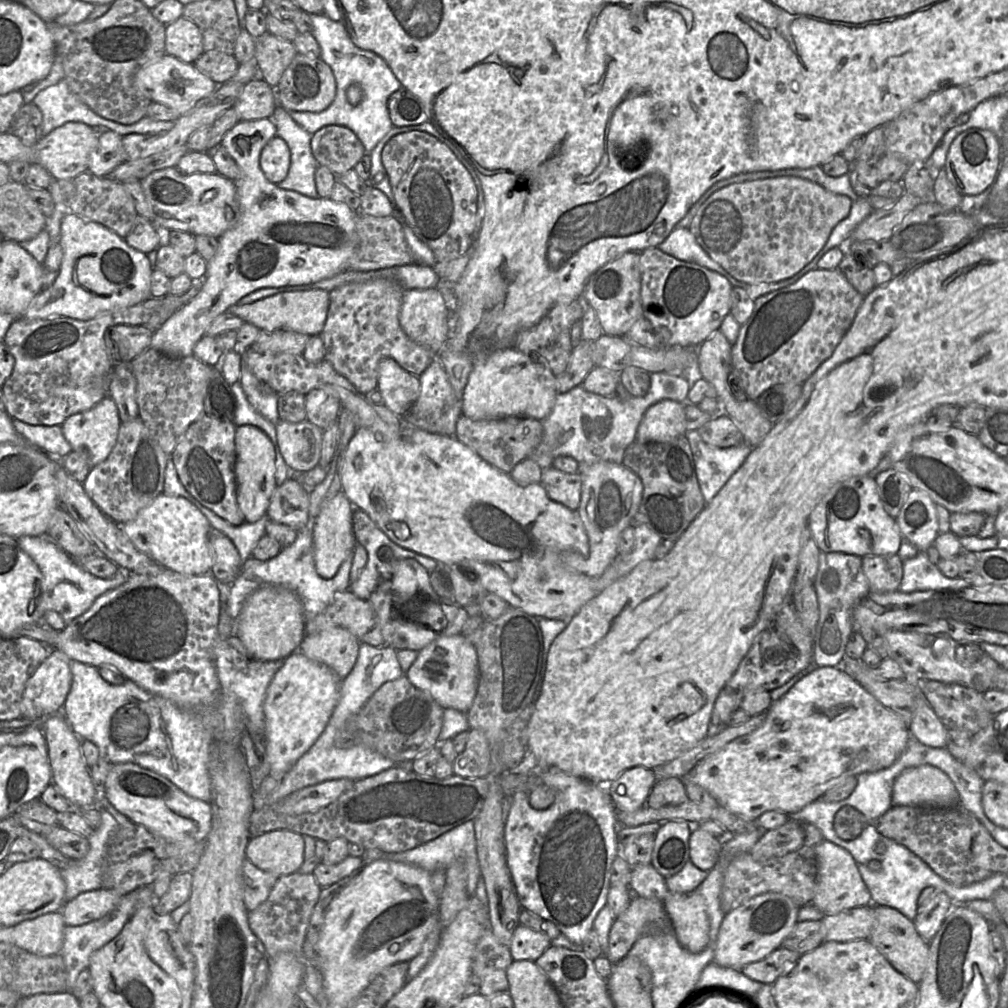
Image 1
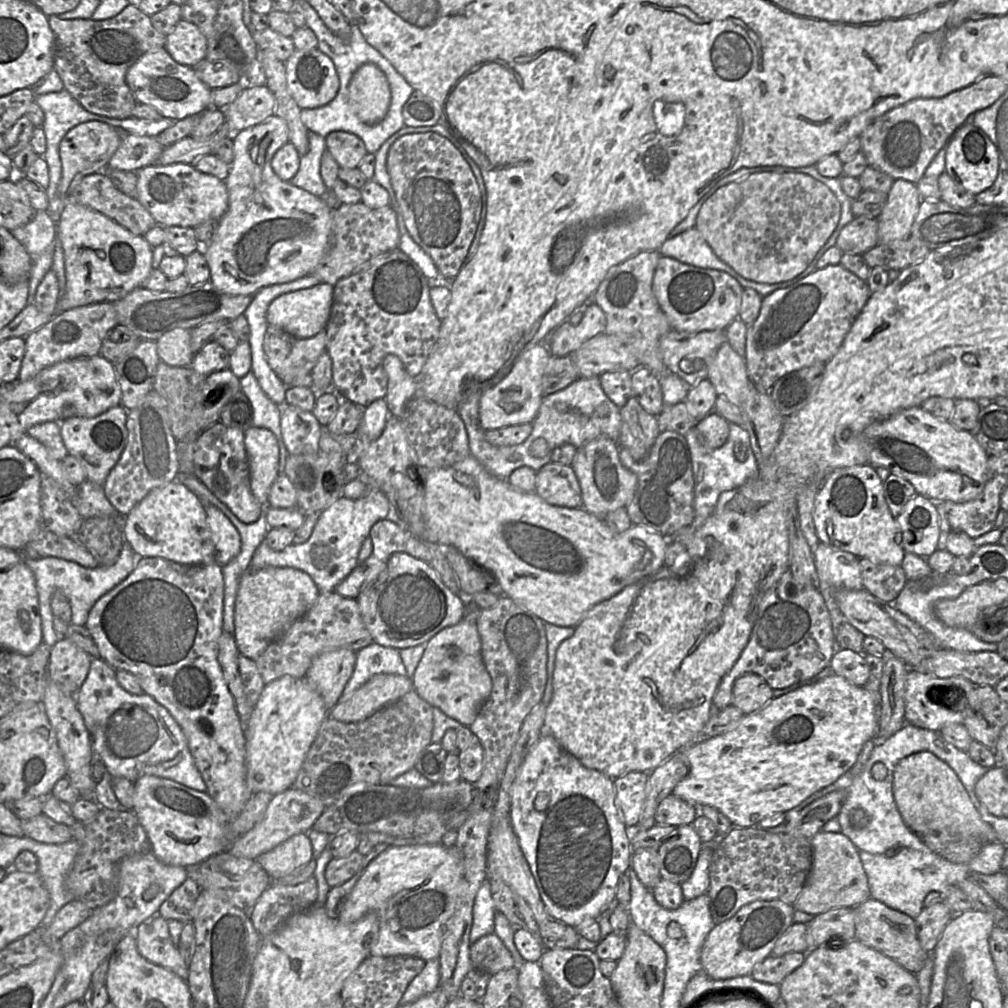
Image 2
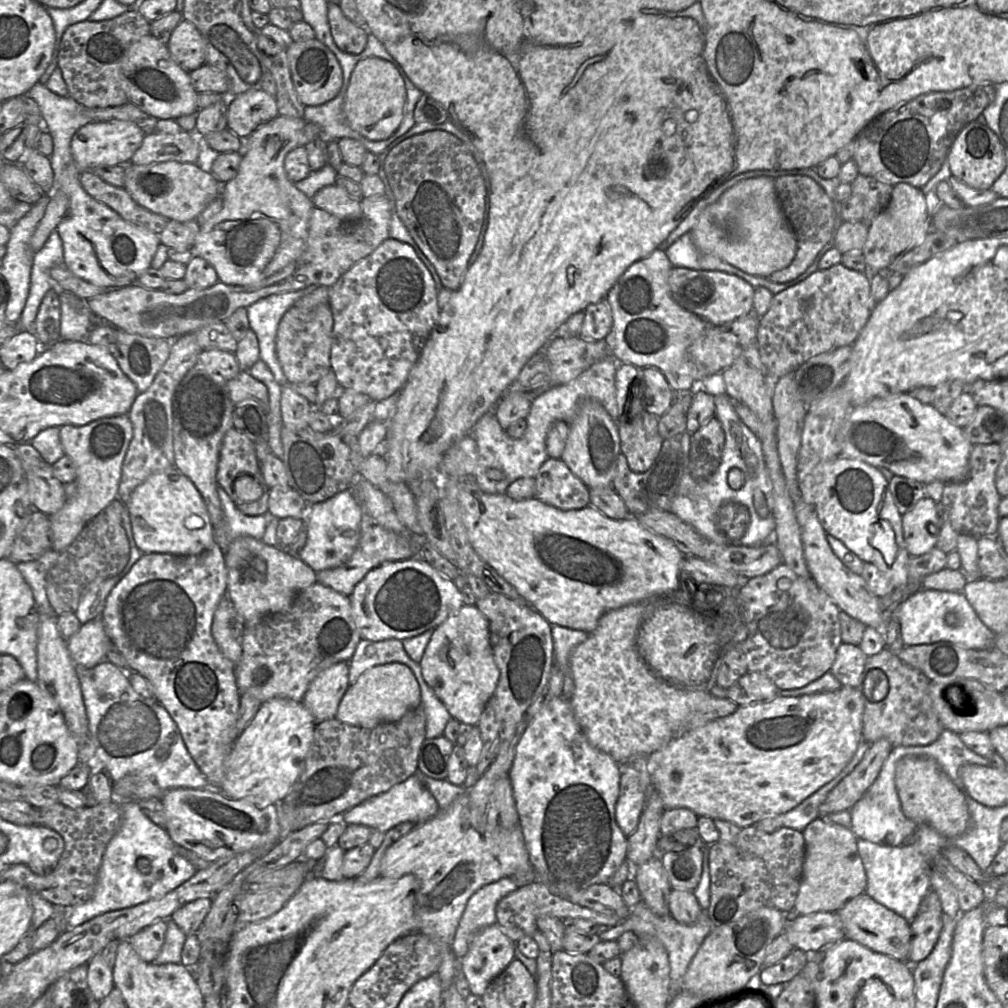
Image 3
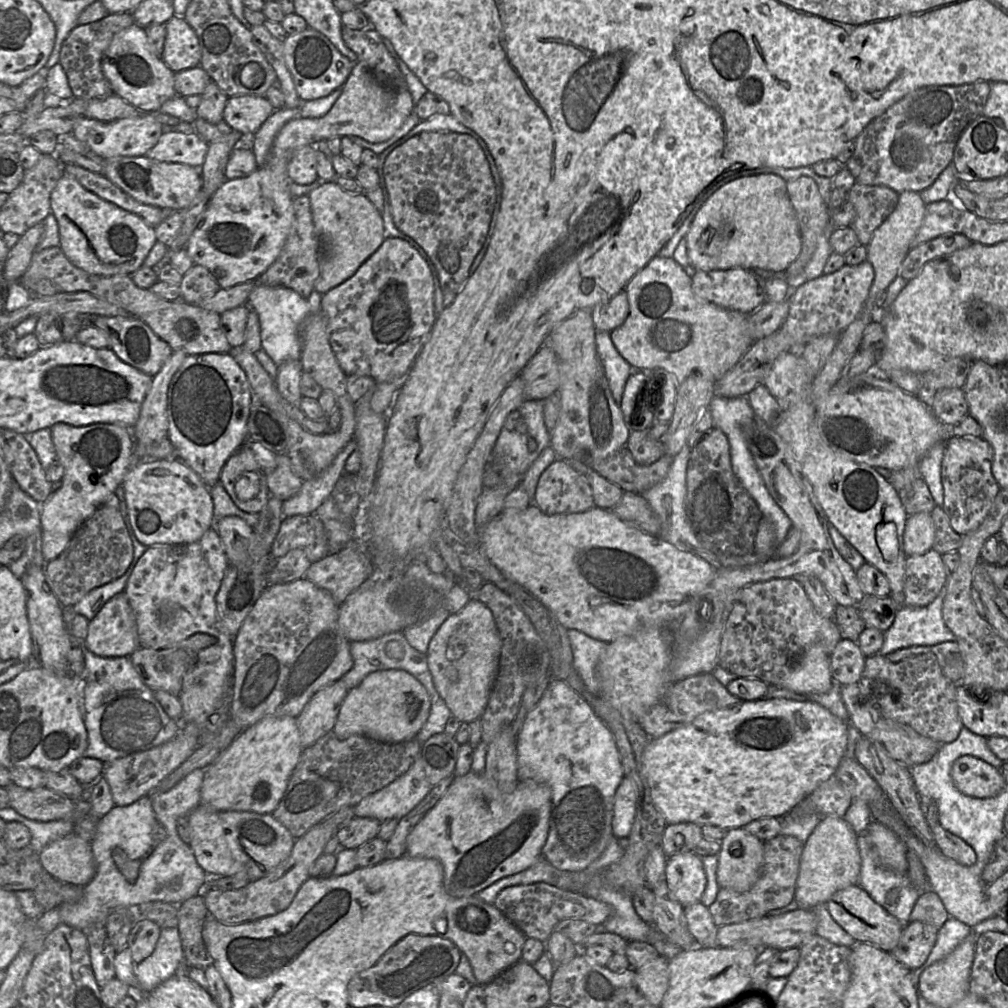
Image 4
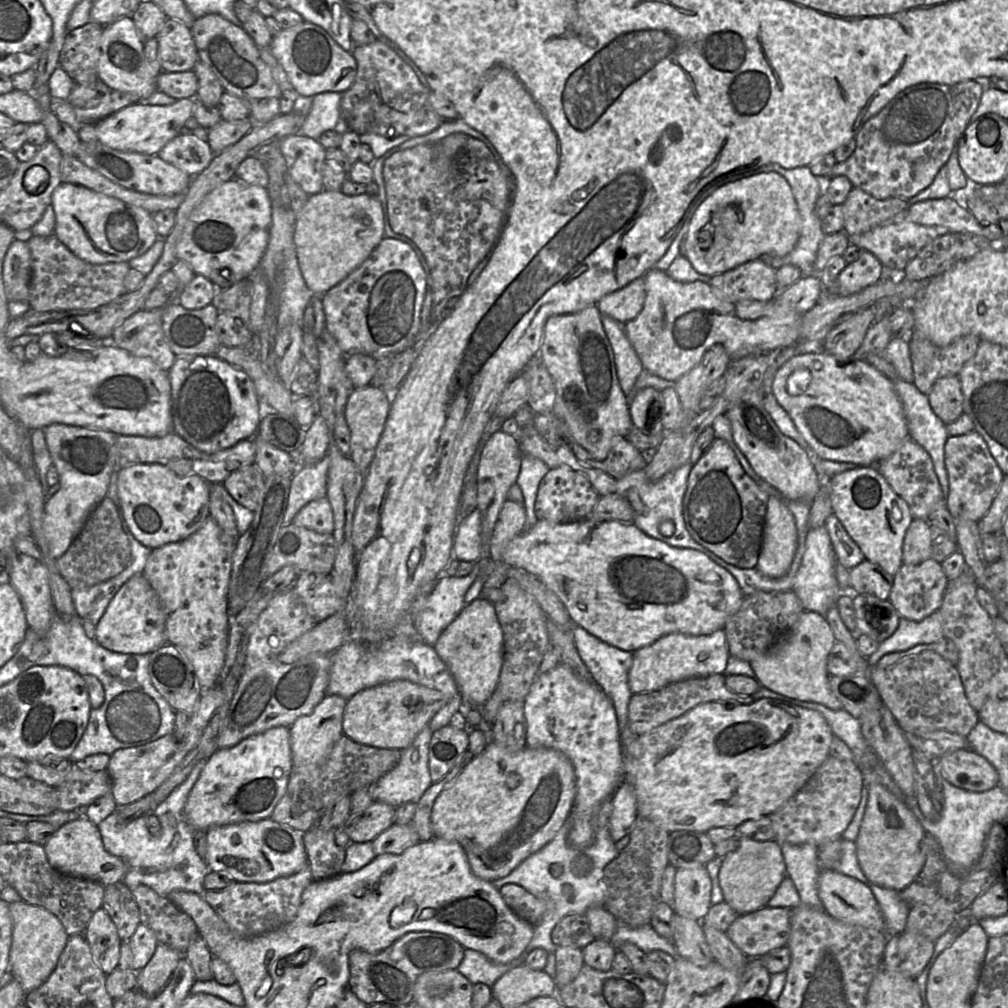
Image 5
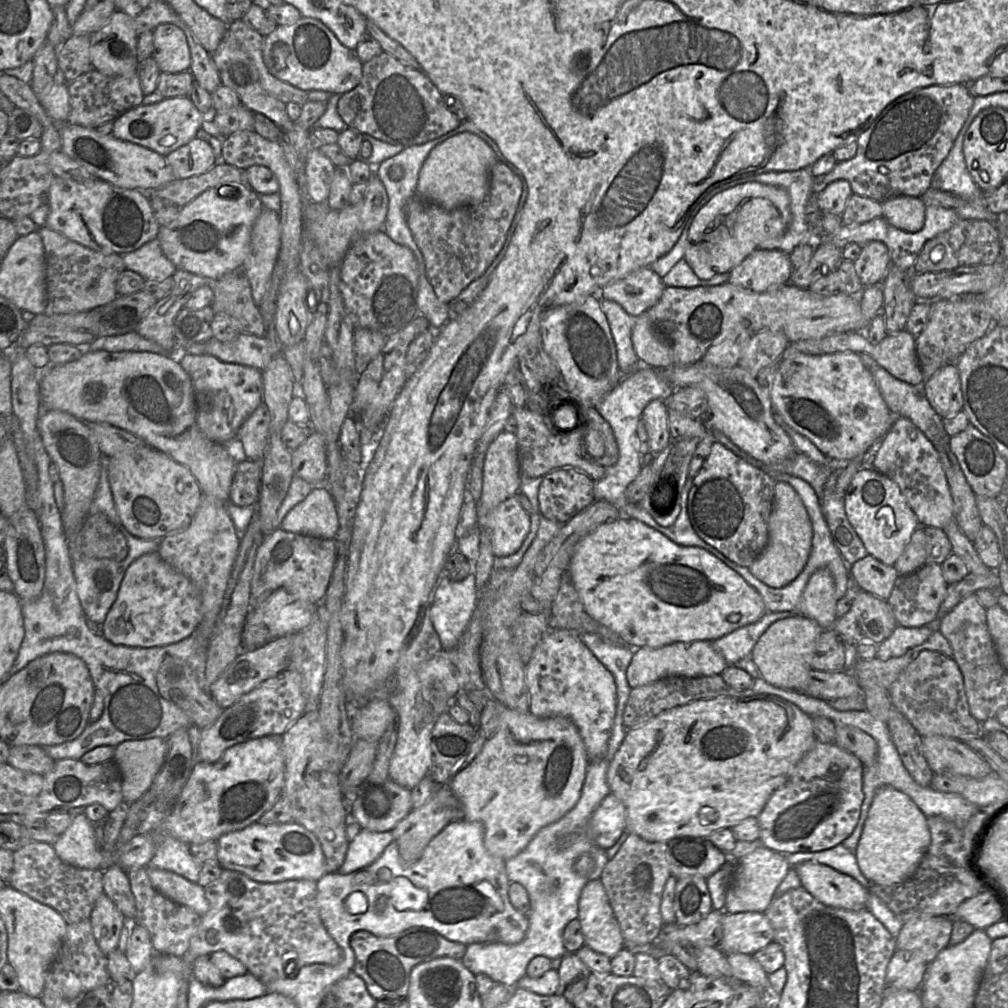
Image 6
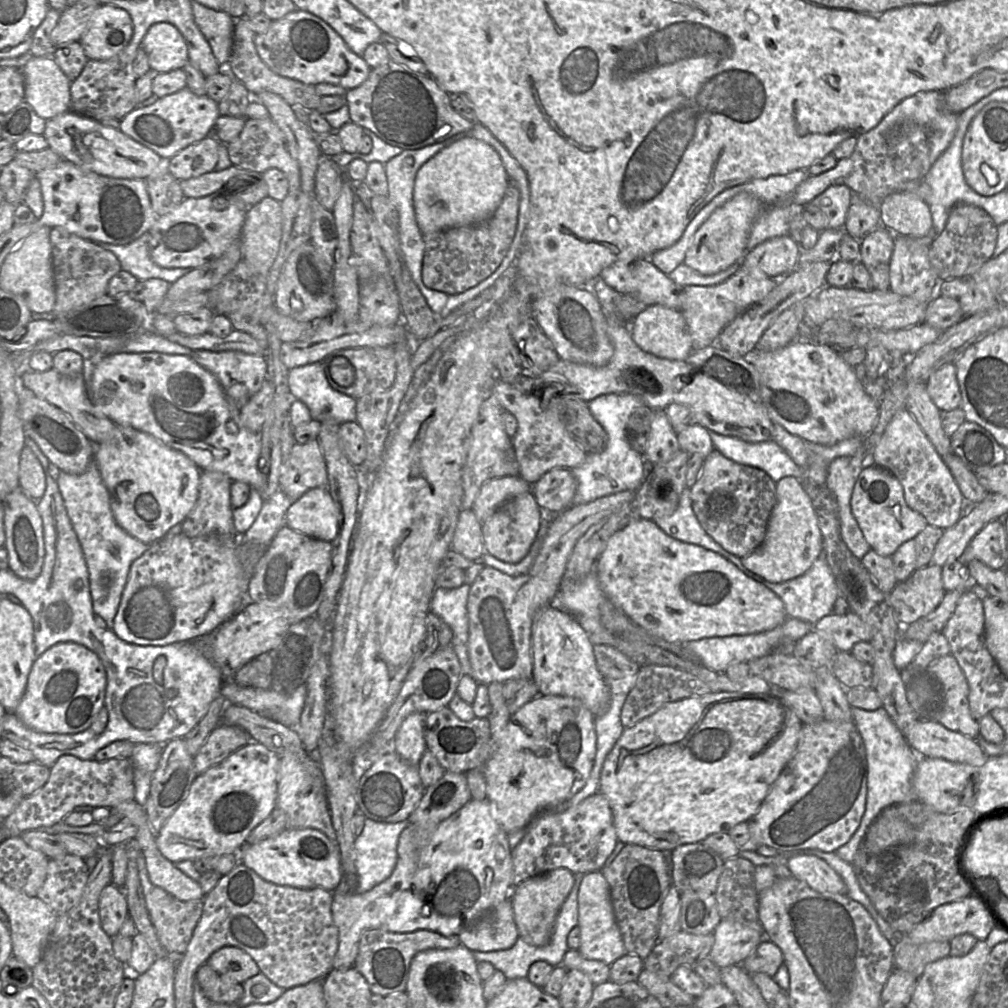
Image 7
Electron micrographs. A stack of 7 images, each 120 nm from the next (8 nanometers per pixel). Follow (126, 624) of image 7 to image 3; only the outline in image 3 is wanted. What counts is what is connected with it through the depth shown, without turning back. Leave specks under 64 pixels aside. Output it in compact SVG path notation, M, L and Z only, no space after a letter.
M101 616L82 624L79 630L67 639L67 647L75 665L82 665L92 668L99 662L106 659L110 638L106 632L105 625Z

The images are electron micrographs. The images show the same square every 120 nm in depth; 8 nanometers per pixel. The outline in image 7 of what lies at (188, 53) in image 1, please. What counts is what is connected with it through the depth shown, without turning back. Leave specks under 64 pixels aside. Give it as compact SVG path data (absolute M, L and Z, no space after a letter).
M159 22L151 25L141 41L141 48L154 73L183 69L189 62L185 39L171 23Z

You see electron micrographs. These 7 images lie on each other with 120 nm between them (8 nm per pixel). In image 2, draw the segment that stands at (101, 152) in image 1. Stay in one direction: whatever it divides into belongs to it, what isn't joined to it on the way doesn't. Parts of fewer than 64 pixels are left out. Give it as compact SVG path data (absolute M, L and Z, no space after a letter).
M115 127L120 144L111 157L107 168L136 172L157 163L163 147L155 137L137 136Z

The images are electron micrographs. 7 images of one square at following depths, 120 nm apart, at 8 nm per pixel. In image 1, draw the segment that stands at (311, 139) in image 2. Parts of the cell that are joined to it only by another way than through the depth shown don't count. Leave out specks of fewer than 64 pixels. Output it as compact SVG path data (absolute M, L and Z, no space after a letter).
M281 106L276 107L270 119L276 126L276 136L285 140L291 154L288 174L278 187L309 198L319 197L315 185L318 164L311 151L312 134L299 126Z

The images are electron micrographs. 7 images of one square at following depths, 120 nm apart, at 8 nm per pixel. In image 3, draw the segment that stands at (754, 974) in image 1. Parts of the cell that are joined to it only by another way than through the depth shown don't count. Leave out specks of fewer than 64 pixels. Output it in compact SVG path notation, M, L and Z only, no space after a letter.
M794 948L780 962L772 966L763 967L760 971L761 981L766 985L788 983L804 968L808 960L808 953Z

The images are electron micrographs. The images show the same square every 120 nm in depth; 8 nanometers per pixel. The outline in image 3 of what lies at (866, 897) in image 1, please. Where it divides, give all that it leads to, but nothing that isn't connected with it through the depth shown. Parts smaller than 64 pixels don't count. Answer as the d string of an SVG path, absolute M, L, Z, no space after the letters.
M816 819L803 832L805 860L794 909L800 915L838 912L850 899L865 893L867 875L857 849L857 837L850 828Z

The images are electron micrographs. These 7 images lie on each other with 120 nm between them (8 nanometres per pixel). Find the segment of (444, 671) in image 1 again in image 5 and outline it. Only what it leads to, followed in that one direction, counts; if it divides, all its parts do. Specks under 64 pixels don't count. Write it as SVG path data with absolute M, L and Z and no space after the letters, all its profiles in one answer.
M479 597L464 606L458 616L442 632L434 649L453 676L464 705L483 706L497 687L504 656L503 631L494 604Z

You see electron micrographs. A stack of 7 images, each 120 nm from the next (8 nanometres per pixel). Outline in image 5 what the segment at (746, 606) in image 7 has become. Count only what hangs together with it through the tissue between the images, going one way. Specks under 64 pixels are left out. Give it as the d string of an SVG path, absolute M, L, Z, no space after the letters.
M585 518L554 524L538 520L532 528L523 530L508 543L501 561L541 580L562 602L574 626L582 627L601 641L631 653L670 633L701 636L724 629L744 598L735 578L708 556L652 538L633 522Z

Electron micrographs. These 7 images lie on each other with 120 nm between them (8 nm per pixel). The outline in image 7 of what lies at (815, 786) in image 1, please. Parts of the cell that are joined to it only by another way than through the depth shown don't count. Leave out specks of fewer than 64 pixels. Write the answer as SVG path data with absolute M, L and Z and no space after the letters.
M716 692L671 702L635 725L624 729L622 735L607 755L600 775L599 792L609 800L618 841L650 849L672 851L683 844L702 842L717 832L727 832L741 822L749 821L759 810L771 786L792 758L803 723L778 695L751 695Z

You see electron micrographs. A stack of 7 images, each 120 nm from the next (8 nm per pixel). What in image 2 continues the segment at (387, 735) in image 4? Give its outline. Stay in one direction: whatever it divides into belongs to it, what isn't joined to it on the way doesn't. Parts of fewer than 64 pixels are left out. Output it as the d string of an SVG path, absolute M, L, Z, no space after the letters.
M377 674L350 698L338 701L329 716L345 723L360 722L413 689L412 680L407 675Z

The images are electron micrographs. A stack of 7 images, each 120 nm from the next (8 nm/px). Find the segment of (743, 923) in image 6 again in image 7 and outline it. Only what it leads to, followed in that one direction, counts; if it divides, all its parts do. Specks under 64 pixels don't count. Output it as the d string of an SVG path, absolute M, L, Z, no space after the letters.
M721 919L714 932L714 944L708 958L719 968L741 964L765 938L763 929L753 929L741 922Z

